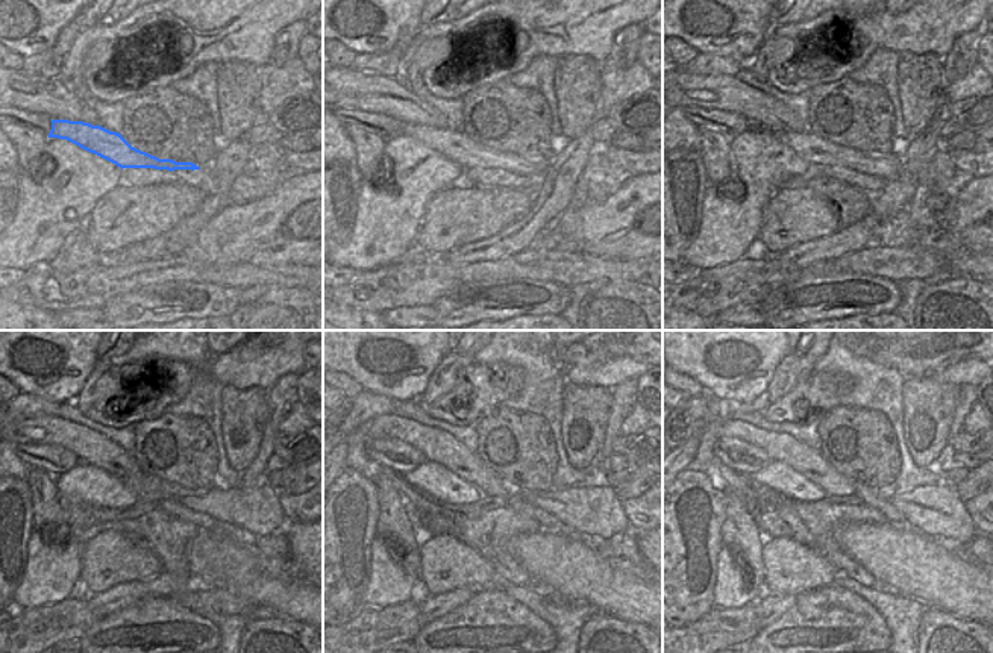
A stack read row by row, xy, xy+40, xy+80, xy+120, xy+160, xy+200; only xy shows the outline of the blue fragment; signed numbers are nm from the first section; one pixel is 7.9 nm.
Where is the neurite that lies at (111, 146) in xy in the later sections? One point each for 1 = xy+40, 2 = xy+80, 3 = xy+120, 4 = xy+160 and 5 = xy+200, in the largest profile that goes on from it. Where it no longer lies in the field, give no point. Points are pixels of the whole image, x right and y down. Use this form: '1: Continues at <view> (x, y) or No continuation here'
1: Continues at xy+40 (454, 144)
2: Continues at xy+80 (807, 146)
3: Continues at xy+120 (258, 511)
4: Continues at xy+160 (590, 509)
5: Continues at xy+200 (931, 509)

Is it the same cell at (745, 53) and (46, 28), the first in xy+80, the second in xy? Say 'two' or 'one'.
one

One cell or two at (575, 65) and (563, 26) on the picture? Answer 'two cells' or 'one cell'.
two cells

